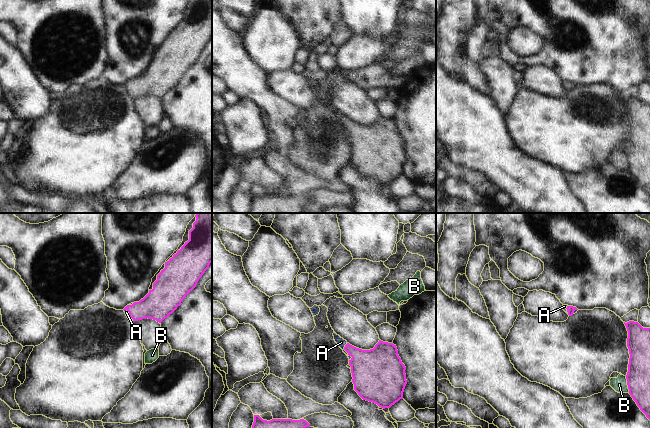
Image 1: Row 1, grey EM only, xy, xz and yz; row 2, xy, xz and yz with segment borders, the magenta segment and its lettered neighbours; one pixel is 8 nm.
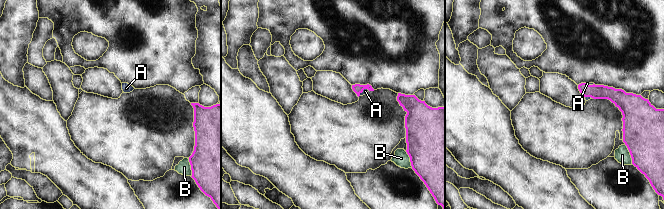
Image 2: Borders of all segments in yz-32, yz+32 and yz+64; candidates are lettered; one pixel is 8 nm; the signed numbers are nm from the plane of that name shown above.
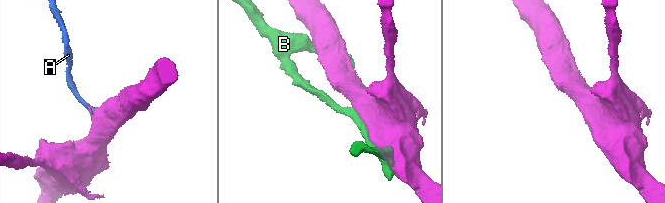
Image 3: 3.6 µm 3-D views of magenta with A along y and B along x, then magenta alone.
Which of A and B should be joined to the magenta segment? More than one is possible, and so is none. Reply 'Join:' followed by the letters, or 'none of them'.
Join: A

